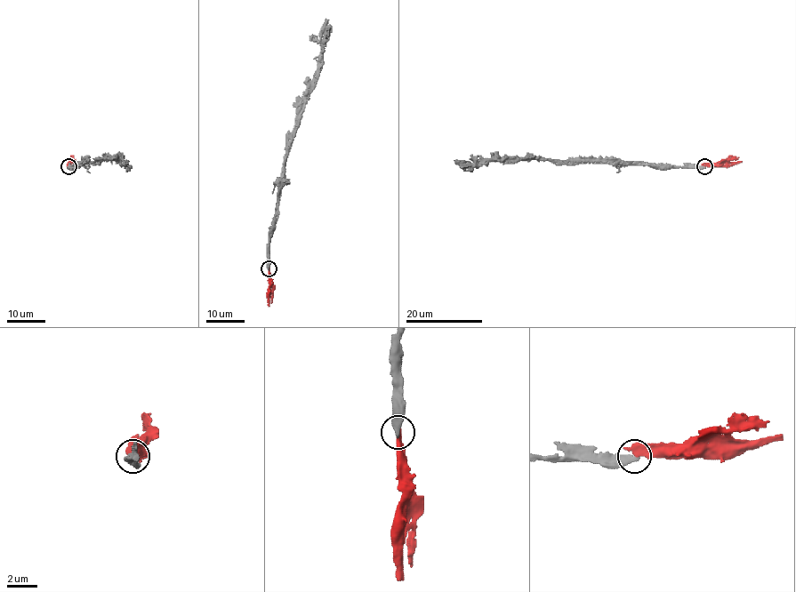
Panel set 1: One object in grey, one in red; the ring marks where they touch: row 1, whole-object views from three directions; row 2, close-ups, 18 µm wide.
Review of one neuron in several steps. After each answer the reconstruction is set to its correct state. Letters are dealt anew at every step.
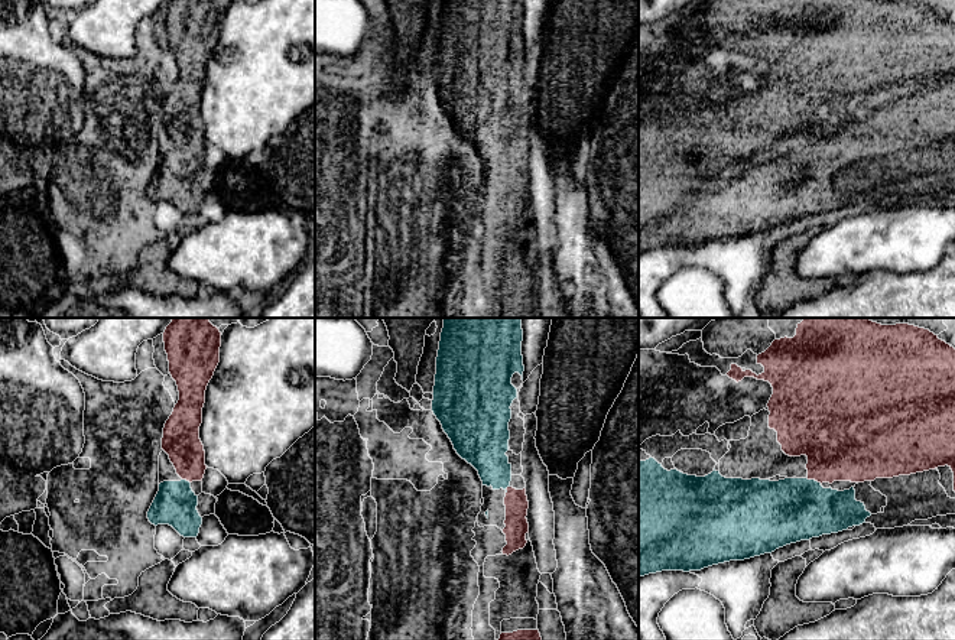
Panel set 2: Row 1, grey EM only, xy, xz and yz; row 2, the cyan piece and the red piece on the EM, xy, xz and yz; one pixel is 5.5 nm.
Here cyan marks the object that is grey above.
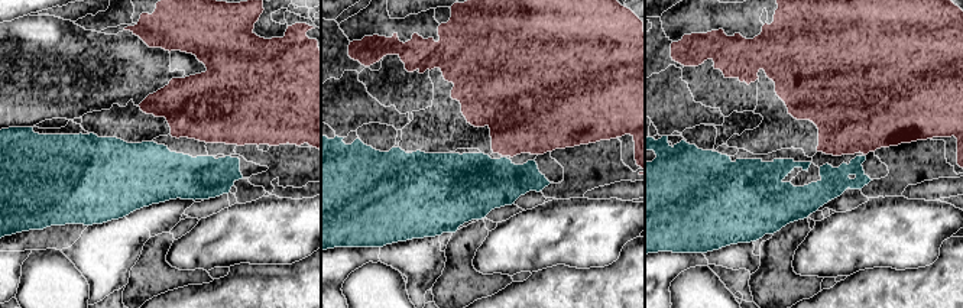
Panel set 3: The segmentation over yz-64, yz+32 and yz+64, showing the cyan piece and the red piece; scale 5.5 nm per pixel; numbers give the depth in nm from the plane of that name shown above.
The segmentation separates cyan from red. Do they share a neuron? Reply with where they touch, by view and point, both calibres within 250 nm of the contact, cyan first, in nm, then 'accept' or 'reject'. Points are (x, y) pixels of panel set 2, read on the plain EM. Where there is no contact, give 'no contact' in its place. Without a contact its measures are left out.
meets cyan in yz at (814, 156); 360 nm thick on the cyan side, 400 nm on the other; accept

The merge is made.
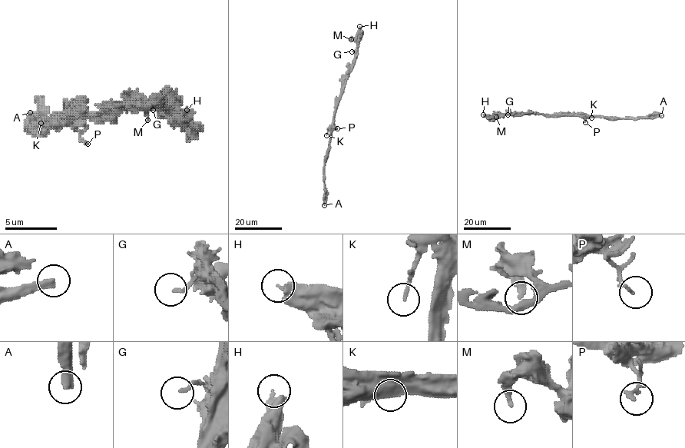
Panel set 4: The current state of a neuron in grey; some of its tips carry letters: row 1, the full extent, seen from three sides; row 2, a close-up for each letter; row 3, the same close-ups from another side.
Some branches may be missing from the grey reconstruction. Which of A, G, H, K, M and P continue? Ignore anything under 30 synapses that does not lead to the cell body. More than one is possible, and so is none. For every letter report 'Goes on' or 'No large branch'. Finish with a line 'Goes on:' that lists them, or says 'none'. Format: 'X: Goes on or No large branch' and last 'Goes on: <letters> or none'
A: Goes on
G: No large branch
H: No large branch
K: No large branch
M: No large branch
P: No large branch
Goes on: A

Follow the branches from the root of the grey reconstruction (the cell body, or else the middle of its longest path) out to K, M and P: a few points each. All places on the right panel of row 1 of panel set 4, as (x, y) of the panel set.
K: (569, 115), (591, 117)
M: (569, 115), (496, 113), (496, 117)
P: (569, 115), (580, 115), (585, 122)

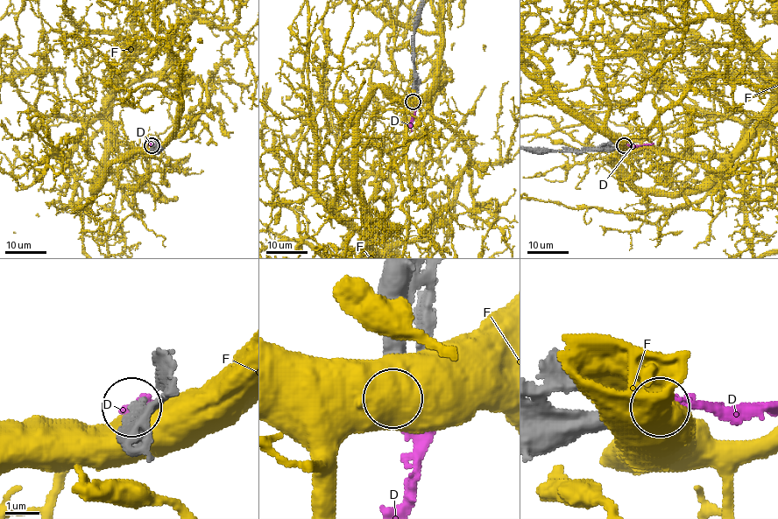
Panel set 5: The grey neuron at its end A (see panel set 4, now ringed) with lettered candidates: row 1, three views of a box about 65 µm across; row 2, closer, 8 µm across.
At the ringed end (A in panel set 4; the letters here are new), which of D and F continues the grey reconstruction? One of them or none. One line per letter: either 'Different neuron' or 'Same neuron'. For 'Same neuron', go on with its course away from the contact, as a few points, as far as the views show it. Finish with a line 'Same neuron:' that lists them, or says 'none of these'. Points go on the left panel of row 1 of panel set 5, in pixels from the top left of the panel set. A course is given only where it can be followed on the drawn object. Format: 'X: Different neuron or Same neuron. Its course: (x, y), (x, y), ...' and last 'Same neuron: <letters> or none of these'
D: Different neuron
F: Different neuron
Same neuron: none of these

